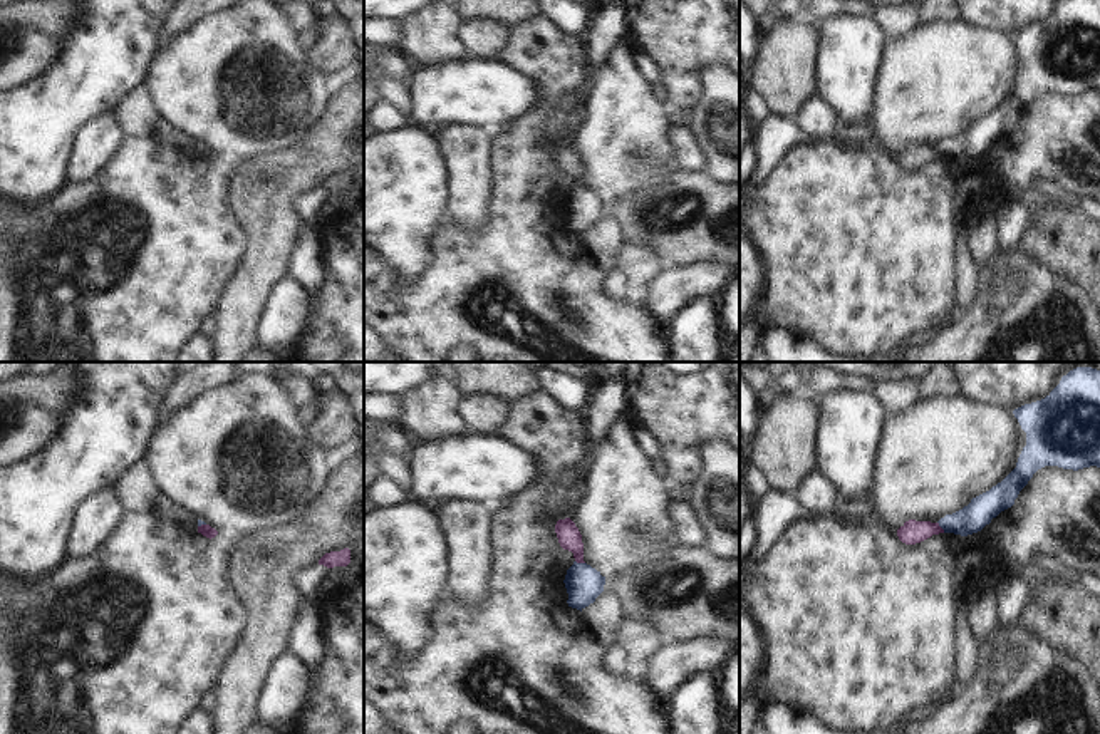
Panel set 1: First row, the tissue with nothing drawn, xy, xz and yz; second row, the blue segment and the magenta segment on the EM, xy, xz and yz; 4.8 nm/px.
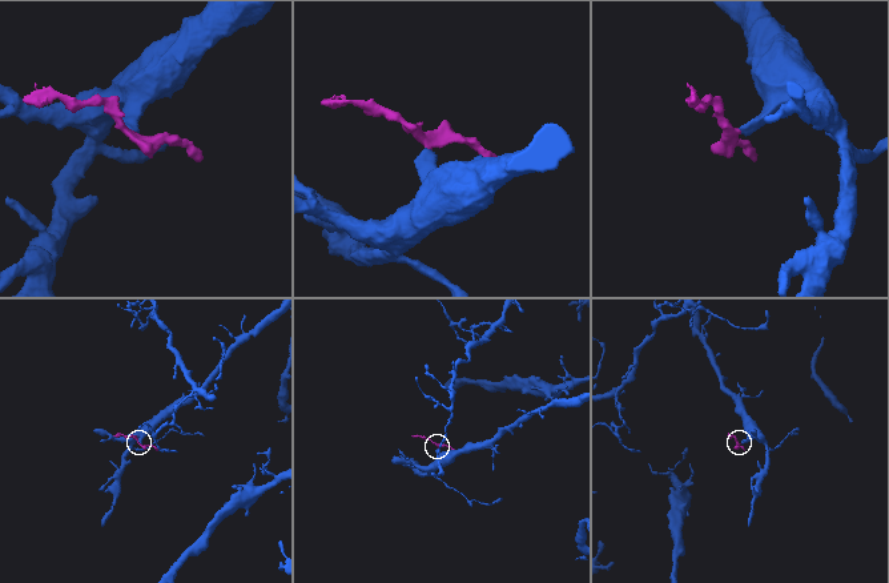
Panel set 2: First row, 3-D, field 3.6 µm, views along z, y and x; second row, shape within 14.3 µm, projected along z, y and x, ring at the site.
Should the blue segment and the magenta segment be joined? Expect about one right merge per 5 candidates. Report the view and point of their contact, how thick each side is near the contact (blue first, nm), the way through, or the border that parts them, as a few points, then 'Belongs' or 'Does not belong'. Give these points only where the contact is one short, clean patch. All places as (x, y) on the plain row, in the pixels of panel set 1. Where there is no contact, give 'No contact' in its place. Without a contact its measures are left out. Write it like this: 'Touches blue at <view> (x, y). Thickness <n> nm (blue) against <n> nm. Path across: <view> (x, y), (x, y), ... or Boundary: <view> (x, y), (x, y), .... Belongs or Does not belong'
Touches blue at yz (939, 149). Thickness 140 nm (blue) against 120 nm. Boundary: yz (938, 146), (944, 156). Does not belong

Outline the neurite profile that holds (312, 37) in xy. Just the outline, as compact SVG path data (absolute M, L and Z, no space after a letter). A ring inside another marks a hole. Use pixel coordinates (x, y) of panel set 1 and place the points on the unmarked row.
M319 22L315 27L310 27L309 30L302 32L302 44L304 47L312 52L317 45L322 44L325 35L325 22Z

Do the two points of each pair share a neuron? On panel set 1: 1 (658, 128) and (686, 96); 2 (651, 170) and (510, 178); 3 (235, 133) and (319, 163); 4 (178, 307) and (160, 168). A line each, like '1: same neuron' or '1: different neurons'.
1: different neurons
2: different neurons
3: different neurons
4: same neuron

